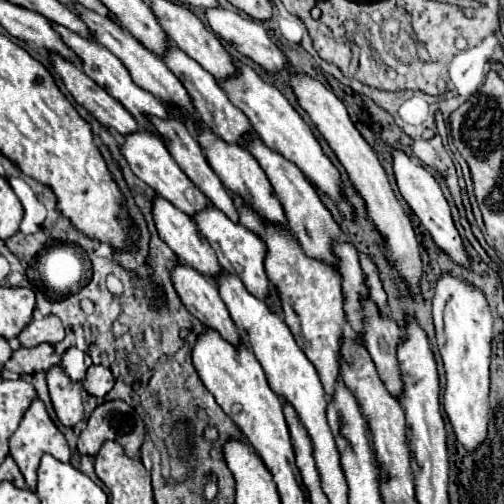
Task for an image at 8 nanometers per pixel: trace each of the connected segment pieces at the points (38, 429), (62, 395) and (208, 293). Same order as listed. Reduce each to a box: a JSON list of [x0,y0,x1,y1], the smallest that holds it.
[[10,400,70,492],[46,366,84,428],[172,264,242,344]]

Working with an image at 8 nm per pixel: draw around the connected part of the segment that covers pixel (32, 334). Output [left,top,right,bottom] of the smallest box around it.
[18,316,64,348]

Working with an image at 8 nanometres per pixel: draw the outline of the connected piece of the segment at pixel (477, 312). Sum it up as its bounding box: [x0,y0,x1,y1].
[434,274,492,452]

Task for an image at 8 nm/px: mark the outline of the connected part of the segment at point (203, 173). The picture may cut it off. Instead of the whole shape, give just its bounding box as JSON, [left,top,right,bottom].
[150,118,240,222]

